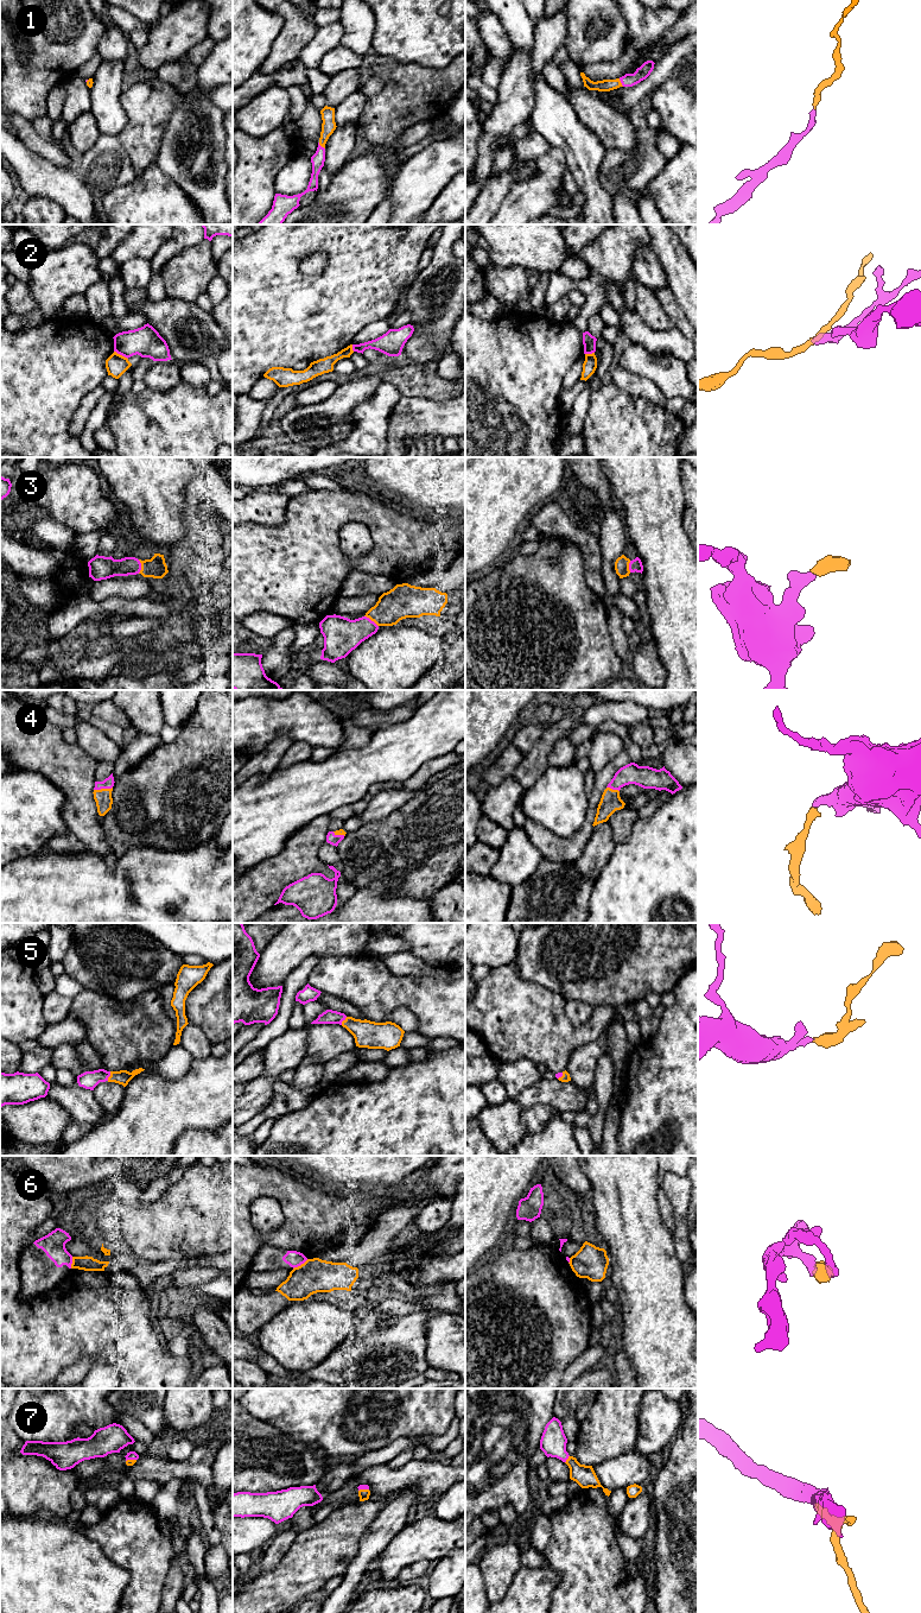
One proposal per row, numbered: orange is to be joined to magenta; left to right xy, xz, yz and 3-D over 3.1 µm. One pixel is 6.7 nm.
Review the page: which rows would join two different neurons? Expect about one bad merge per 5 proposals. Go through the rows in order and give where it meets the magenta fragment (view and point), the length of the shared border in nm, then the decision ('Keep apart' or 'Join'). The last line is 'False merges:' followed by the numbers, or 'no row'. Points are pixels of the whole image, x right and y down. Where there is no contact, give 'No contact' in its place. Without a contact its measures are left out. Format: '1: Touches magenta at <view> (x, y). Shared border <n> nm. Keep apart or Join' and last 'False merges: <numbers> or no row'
1: Touches magenta at yz (621, 82). Shared border 70 nm. Join
2: Touches magenta at xy (121, 354). Shared border 110 nm. Keep apart
3: Touches magenta at xy (140, 567). Shared border 100 nm. Join
4: Touches magenta at xy (102, 788). Shared border 130 nm. Join
5: Touches magenta at xy (109, 1075). Shared border 70 nm. Join
6: Touches magenta at xz (300, 1264). Shared border 120 nm. Keep apart
7: Touches magenta at yz (567, 1457). Shared border 60 nm. Join
False merges: 2, 6

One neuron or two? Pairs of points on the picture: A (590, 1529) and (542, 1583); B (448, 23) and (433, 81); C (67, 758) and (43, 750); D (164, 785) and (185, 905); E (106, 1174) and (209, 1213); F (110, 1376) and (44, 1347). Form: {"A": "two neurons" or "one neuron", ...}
{"A": "two neurons", "B": "two neurons", "C": "one neuron", "D": "two neurons", "E": "two neurons", "F": "two neurons"}

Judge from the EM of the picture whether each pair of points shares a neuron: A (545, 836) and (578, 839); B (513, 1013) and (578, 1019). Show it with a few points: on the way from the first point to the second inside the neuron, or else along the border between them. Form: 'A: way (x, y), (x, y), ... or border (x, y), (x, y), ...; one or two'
A: way (553, 843), (570, 843); one
B: border (565, 1000), (567, 1019), (578, 1026), (585, 1024); two

